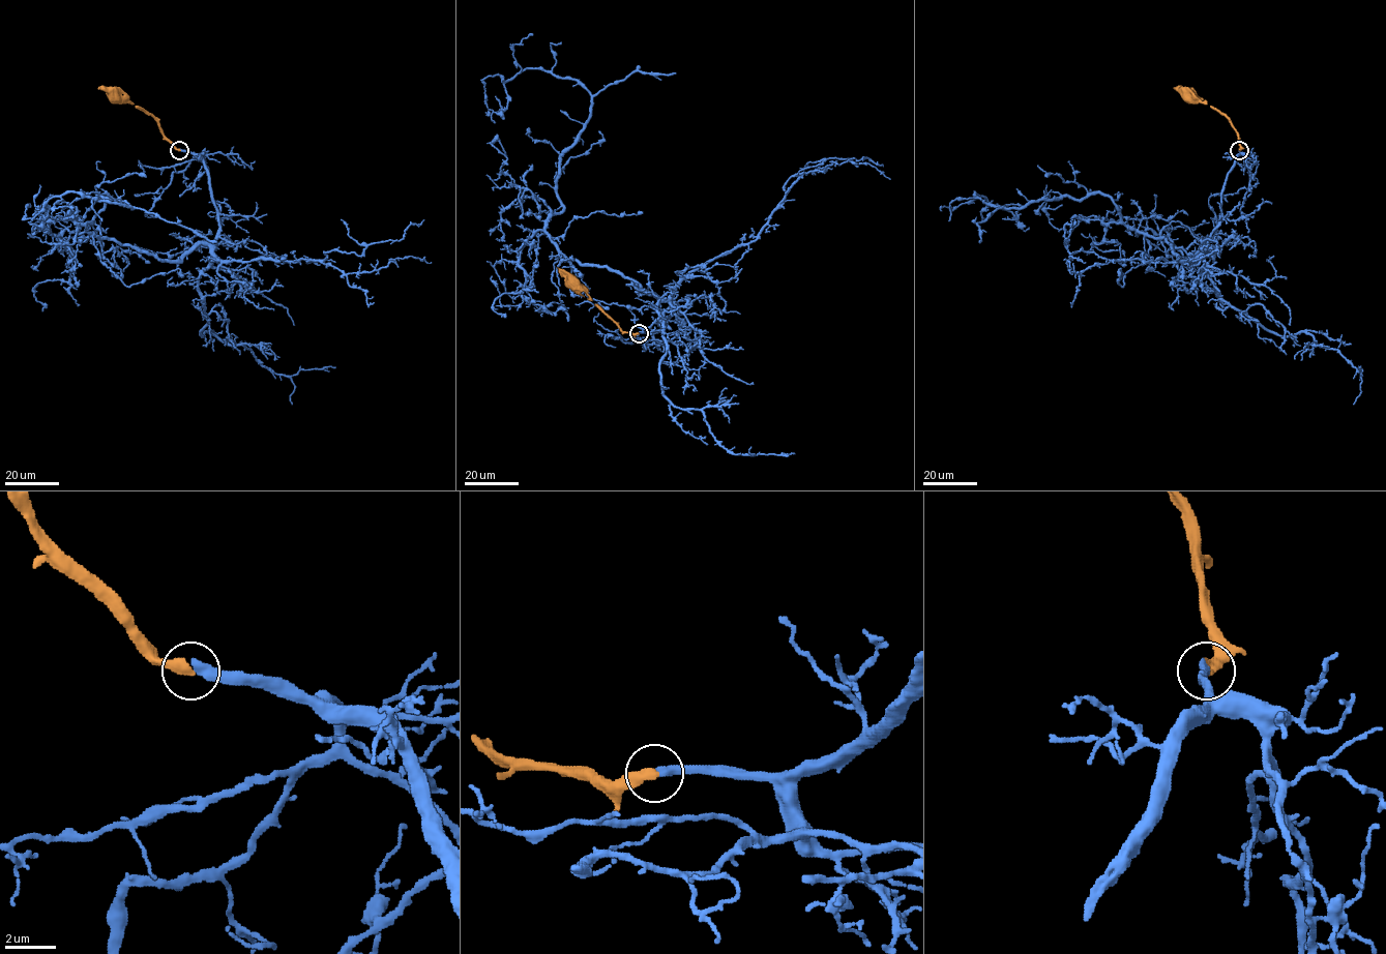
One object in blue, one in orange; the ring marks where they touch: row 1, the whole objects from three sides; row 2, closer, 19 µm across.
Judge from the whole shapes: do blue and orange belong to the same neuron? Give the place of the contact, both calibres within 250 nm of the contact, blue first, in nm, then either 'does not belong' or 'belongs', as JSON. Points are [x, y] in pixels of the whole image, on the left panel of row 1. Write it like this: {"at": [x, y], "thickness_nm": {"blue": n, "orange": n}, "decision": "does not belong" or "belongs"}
{"at": [179, 150], "thickness_nm": {"blue": 400, "orange": 400}, "decision": "belongs"}

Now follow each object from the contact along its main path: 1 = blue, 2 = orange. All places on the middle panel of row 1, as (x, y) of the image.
1: (639, 333), (678, 306), (568, 260), (546, 231), (589, 93), (524, 68), (482, 79), (487, 115)
2: (639, 333), (623, 332), (573, 280)

